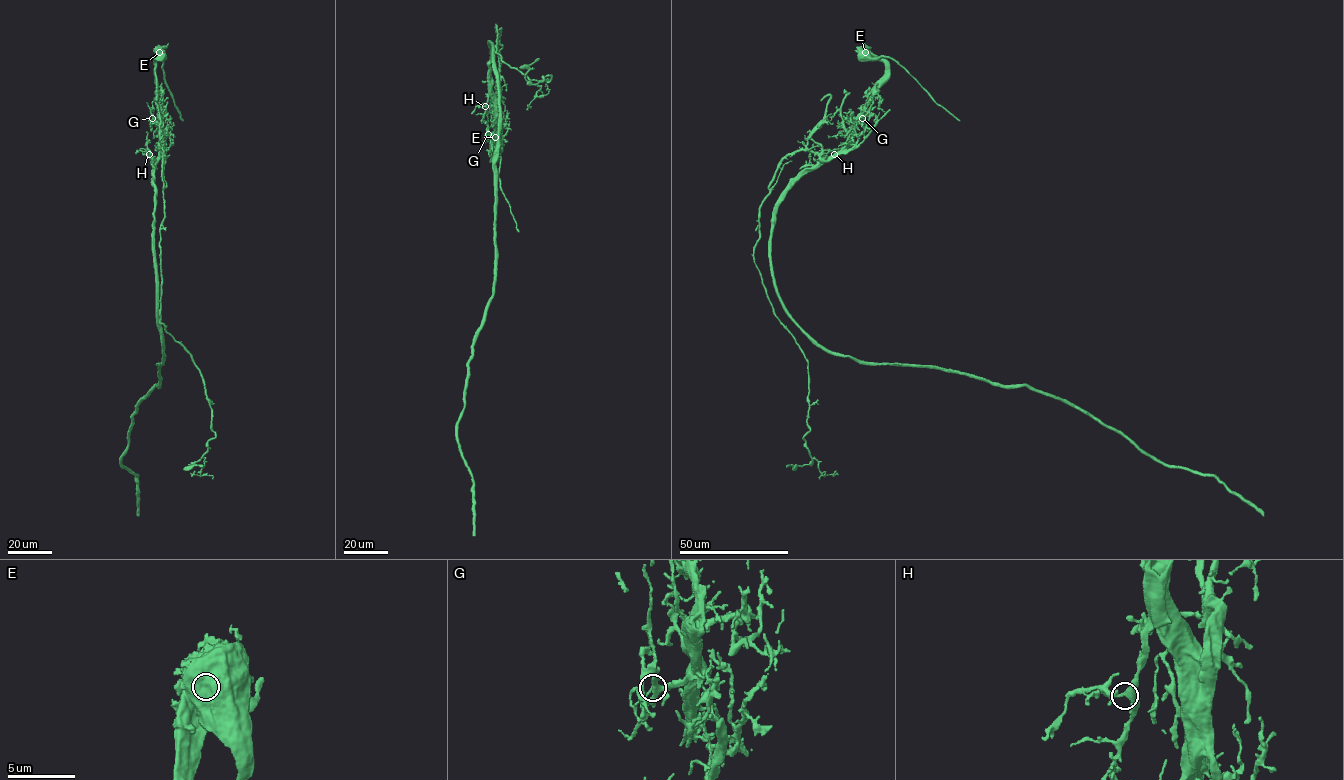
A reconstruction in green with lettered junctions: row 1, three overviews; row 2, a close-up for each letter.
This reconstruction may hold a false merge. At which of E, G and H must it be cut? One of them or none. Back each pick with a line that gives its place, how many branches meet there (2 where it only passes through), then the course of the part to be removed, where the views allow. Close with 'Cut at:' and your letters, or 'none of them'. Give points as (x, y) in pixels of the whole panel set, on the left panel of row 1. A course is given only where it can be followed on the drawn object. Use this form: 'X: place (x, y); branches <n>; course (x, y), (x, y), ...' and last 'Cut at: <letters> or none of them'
E: place (159, 52); branches 4; course (159, 52), (165, 58), (164, 80), (183, 120)
Cut at: E

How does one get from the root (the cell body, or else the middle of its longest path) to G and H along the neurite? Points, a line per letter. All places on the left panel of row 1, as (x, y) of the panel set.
G: (160, 56), (156, 56), (155, 62), (158, 116), (152, 118)
H: (160, 56), (156, 56), (155, 62), (159, 156), (154, 161), (149, 154)

